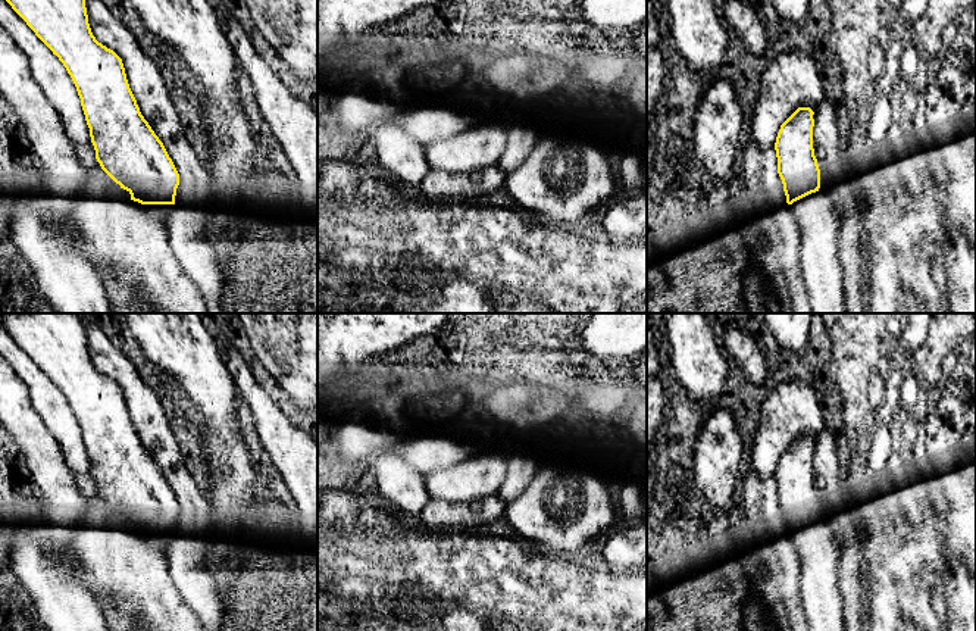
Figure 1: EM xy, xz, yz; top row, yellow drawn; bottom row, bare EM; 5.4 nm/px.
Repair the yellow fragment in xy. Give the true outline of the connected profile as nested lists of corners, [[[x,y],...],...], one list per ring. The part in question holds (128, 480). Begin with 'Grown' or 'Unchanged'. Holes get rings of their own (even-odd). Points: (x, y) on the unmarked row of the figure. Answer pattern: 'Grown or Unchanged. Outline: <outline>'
Grown. Outline: [[[3,313],[1,325],[71,404],[101,499],[165,553],[179,503],[140,441],[122,388],[96,369],[76,313]]]

